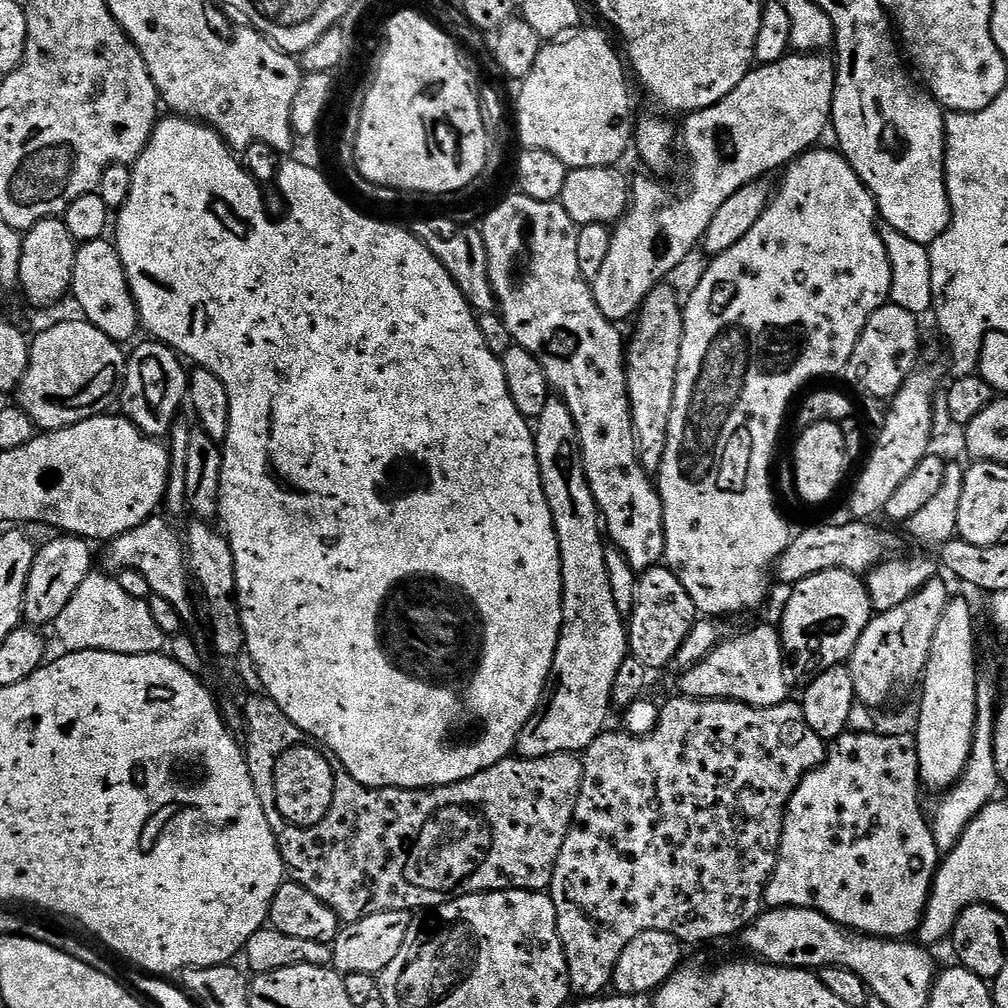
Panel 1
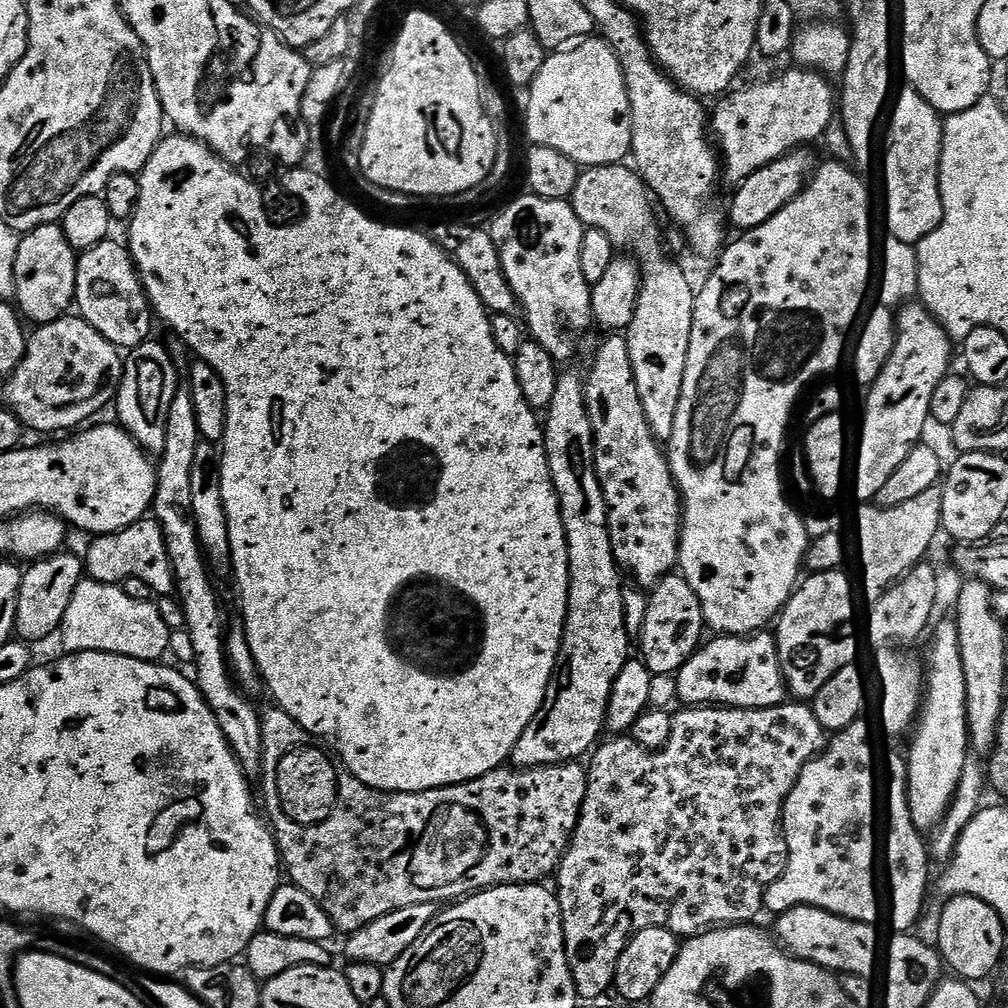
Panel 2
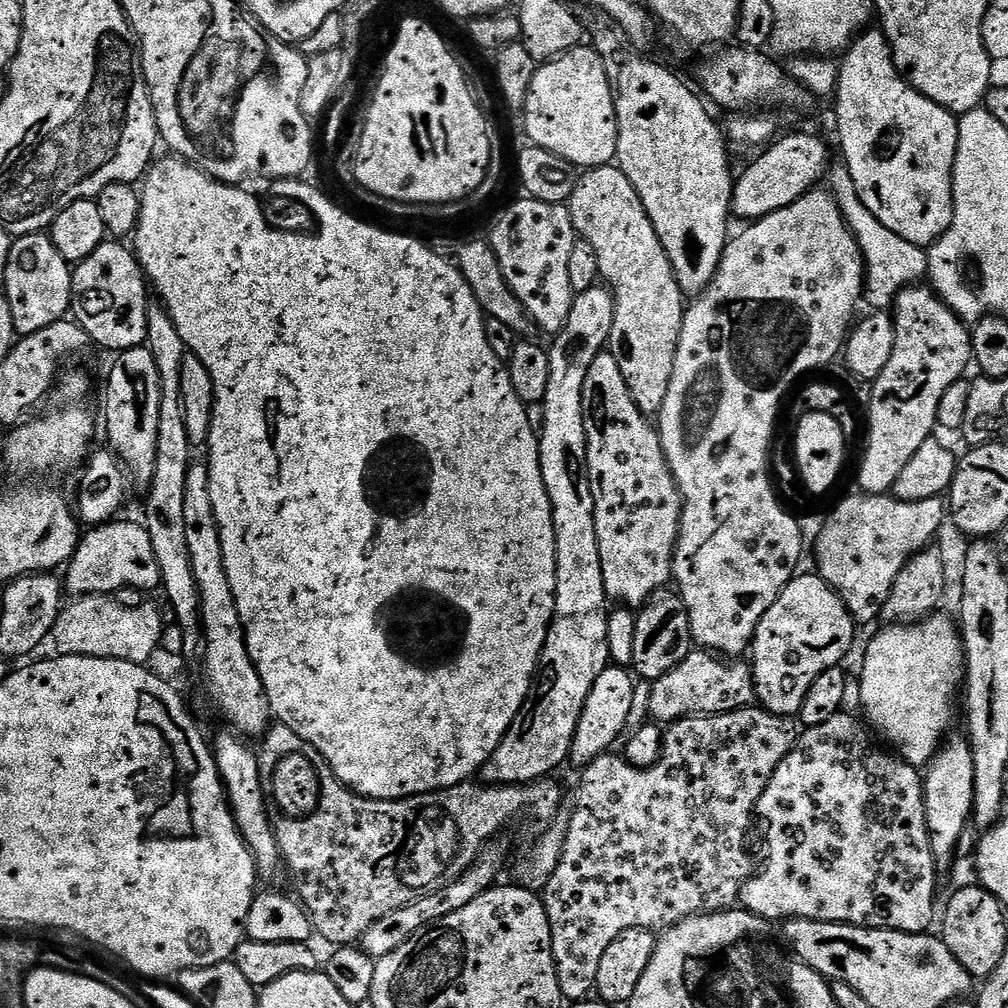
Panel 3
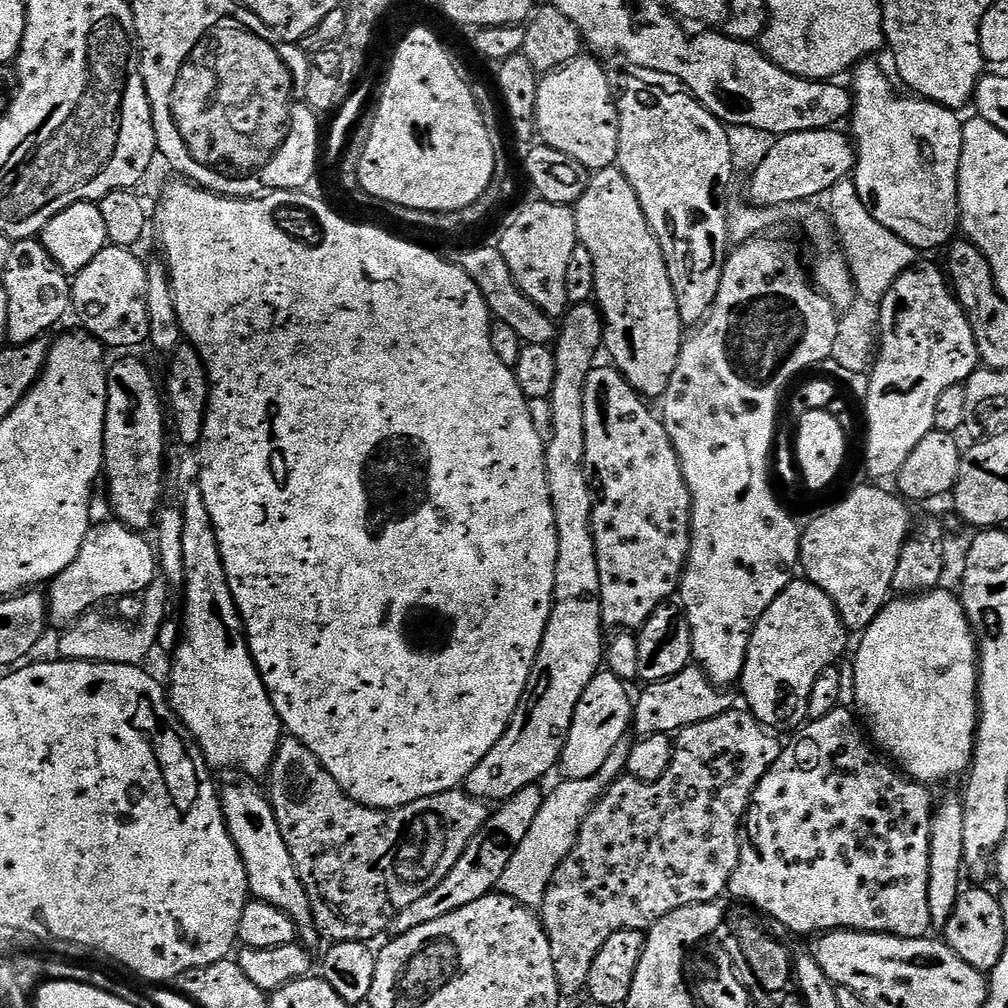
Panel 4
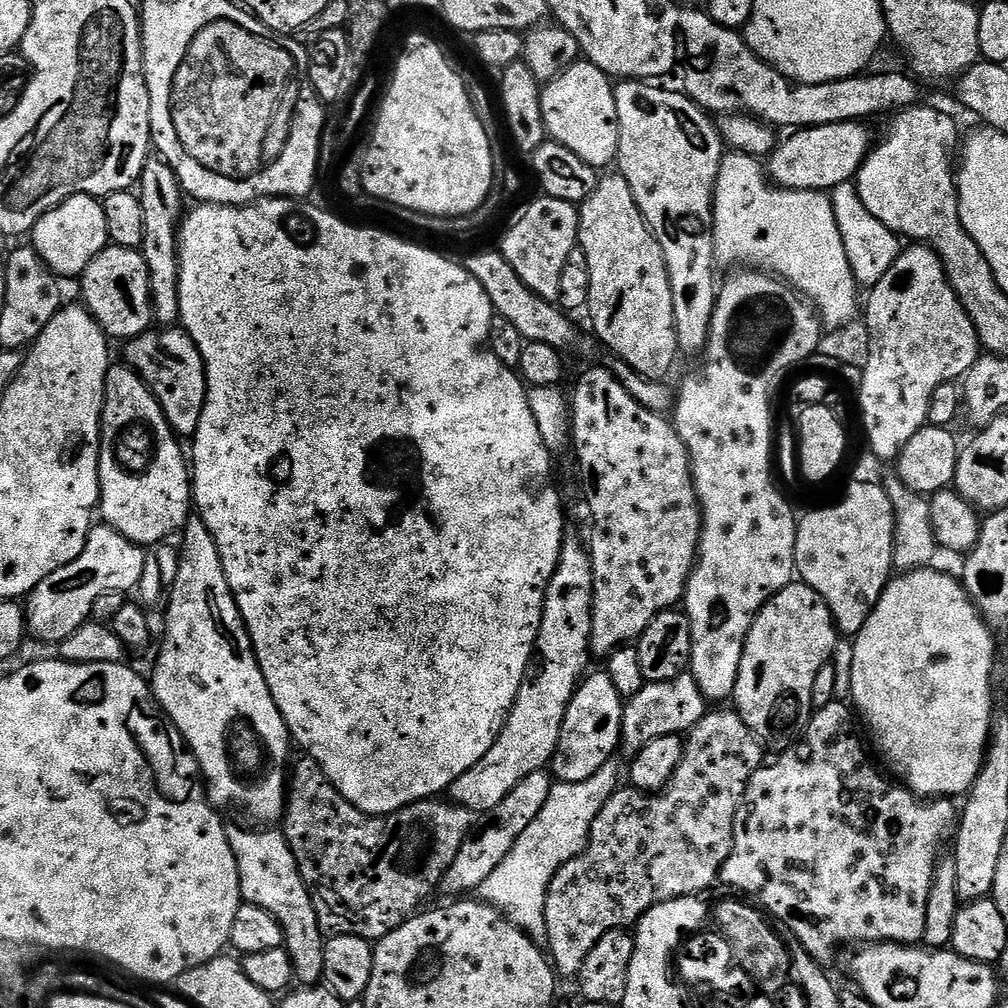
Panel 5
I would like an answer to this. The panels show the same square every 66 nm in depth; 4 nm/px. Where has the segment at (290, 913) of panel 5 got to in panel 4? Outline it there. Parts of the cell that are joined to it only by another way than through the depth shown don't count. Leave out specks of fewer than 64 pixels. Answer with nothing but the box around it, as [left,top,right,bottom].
[220,784,318,946]

